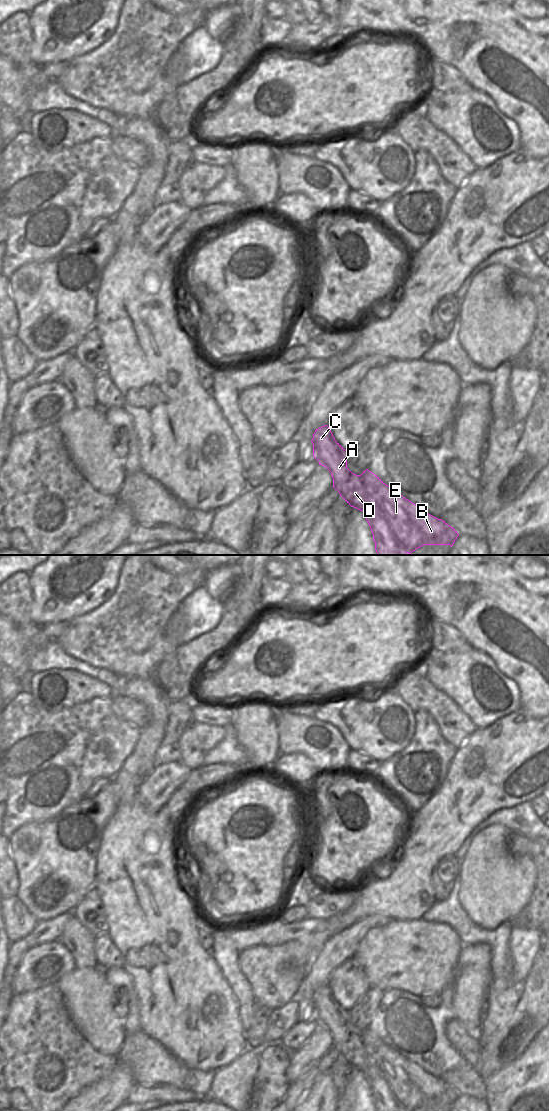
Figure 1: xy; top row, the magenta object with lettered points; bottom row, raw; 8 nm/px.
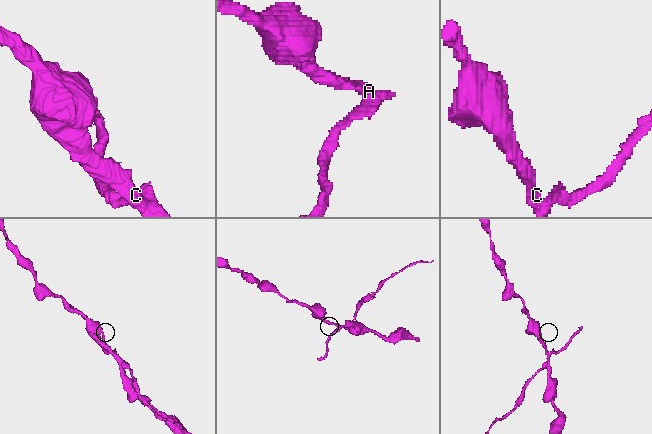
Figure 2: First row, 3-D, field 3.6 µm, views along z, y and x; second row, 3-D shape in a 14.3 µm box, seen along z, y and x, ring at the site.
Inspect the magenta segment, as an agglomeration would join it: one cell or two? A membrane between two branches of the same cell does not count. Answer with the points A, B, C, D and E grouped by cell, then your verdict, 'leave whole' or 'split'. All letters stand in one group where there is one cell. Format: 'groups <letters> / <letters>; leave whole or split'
groups A C D / B E; split

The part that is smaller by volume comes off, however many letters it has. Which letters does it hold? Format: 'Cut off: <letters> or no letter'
Cut off: B, E

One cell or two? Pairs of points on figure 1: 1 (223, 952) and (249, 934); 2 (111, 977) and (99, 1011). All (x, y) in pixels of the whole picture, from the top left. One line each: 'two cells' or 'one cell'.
1: two cells
2: two cells

